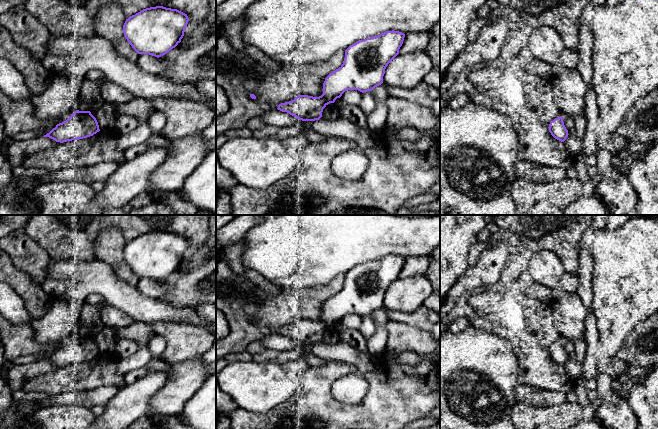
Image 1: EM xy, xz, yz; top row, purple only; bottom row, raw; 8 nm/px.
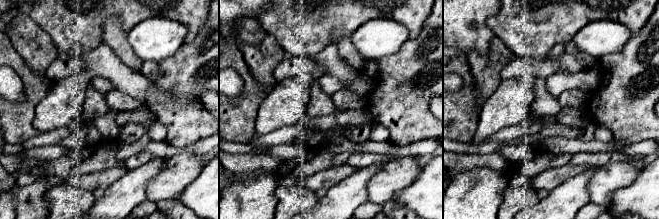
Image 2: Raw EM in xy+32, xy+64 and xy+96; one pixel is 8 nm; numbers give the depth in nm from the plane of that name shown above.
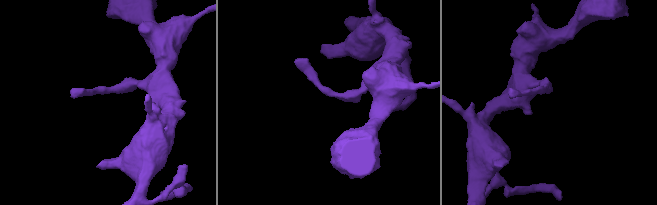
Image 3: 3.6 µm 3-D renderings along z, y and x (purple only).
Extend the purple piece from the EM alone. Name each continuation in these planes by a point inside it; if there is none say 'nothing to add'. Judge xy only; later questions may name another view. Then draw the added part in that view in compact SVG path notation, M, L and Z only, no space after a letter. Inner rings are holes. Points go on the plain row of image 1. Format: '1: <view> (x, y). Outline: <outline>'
nothing to add

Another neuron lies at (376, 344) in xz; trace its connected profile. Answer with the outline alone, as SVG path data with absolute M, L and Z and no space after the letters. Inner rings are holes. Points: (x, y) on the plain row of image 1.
M377 326L373 336L367 339L367 352L373 357L380 356L386 348L388 330L385 326Z

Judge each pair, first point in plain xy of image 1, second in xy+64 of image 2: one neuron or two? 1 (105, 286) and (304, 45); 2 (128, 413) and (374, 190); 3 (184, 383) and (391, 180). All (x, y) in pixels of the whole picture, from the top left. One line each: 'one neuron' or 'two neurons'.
1: two neurons
2: two neurons
3: one neuron

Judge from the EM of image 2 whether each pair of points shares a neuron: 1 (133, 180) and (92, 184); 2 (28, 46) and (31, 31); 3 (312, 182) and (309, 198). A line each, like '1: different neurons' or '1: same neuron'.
1: different neurons
2: same neuron
3: different neurons

